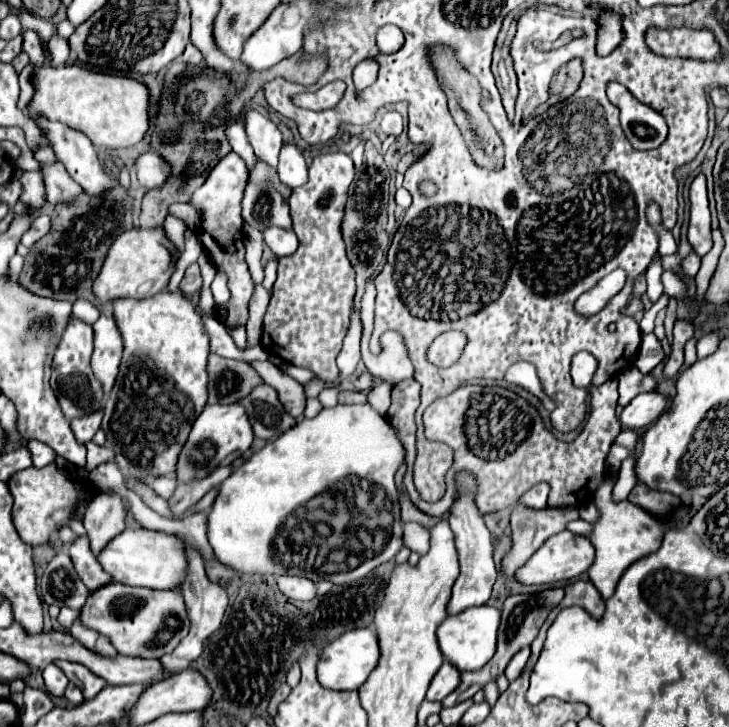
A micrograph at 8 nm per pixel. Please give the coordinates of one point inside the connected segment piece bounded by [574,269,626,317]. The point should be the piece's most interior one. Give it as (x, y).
(593, 301)

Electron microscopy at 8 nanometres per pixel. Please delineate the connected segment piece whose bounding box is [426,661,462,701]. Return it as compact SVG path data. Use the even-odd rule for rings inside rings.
M444 661L444 665L440 667L440 671L434 675L428 695L426 699L430 701L442 701L446 695L450 695L456 687L460 687L460 673L456 671L456 667L452 667L452 663Z

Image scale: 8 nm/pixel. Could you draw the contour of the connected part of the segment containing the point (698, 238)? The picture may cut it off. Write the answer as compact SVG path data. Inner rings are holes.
M698 173L690 185L688 241L694 247L694 251L702 257L710 251L710 209L708 209L708 193L706 193L704 173Z

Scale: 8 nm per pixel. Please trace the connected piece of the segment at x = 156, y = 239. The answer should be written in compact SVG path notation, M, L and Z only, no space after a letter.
M164 227L154 229L130 229L116 237L112 247L108 249L106 261L98 279L94 281L94 295L100 303L110 303L118 297L132 297L132 299L146 299L156 293L166 291L172 271L176 269L176 259L180 251L168 239Z

